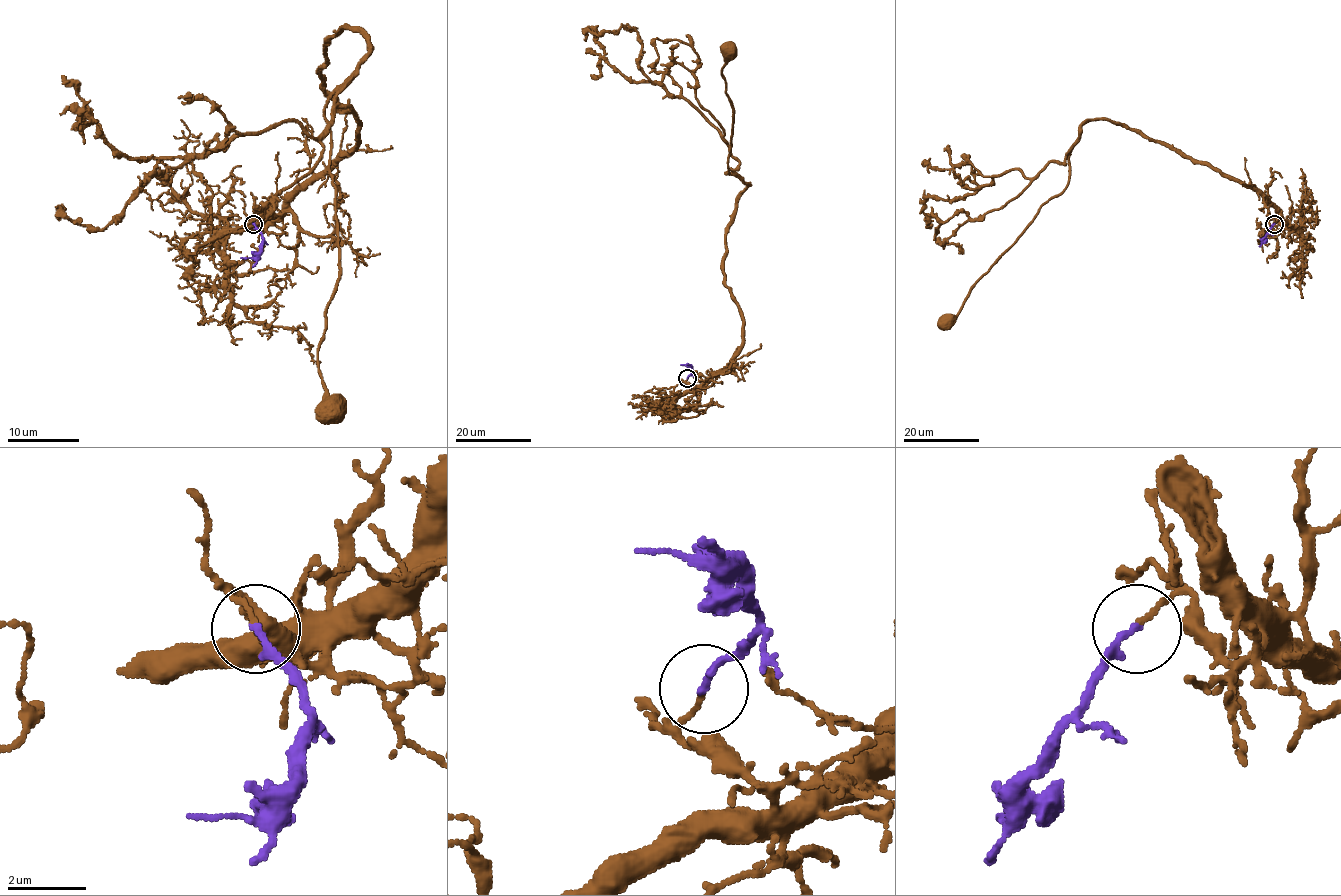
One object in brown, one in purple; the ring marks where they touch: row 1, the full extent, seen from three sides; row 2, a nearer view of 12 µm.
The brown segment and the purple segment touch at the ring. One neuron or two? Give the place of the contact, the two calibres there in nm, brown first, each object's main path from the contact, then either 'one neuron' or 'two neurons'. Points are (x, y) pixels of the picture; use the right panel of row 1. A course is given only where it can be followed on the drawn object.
at (1274, 224); 110 nm thick on the brown side, 180 nm on the other; brown runs (1274, 223), (1285, 220), (1258, 192), (1120, 124), (1088, 119), (1069, 156), (1068, 185), (947, 323); purple runs (1274, 223), (1260, 241); two neurons

